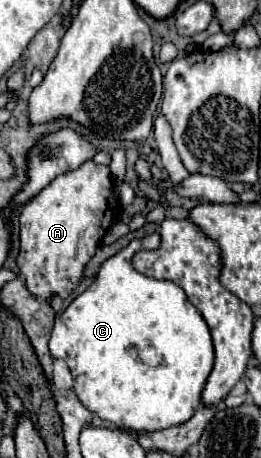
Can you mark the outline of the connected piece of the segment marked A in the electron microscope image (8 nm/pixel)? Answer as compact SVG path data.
M84 162L78 170L68 172L52 180L32 202L28 202L20 212L20 252L16 258L16 264L20 268L20 274L26 280L26 288L32 296L40 296L44 300L50 300L52 296L58 296L60 300L68 298L70 292L78 286L78 282L84 278L84 268L88 260L94 256L102 236L110 228L114 220L114 188L110 178L110 168L100 166L96 162Z

